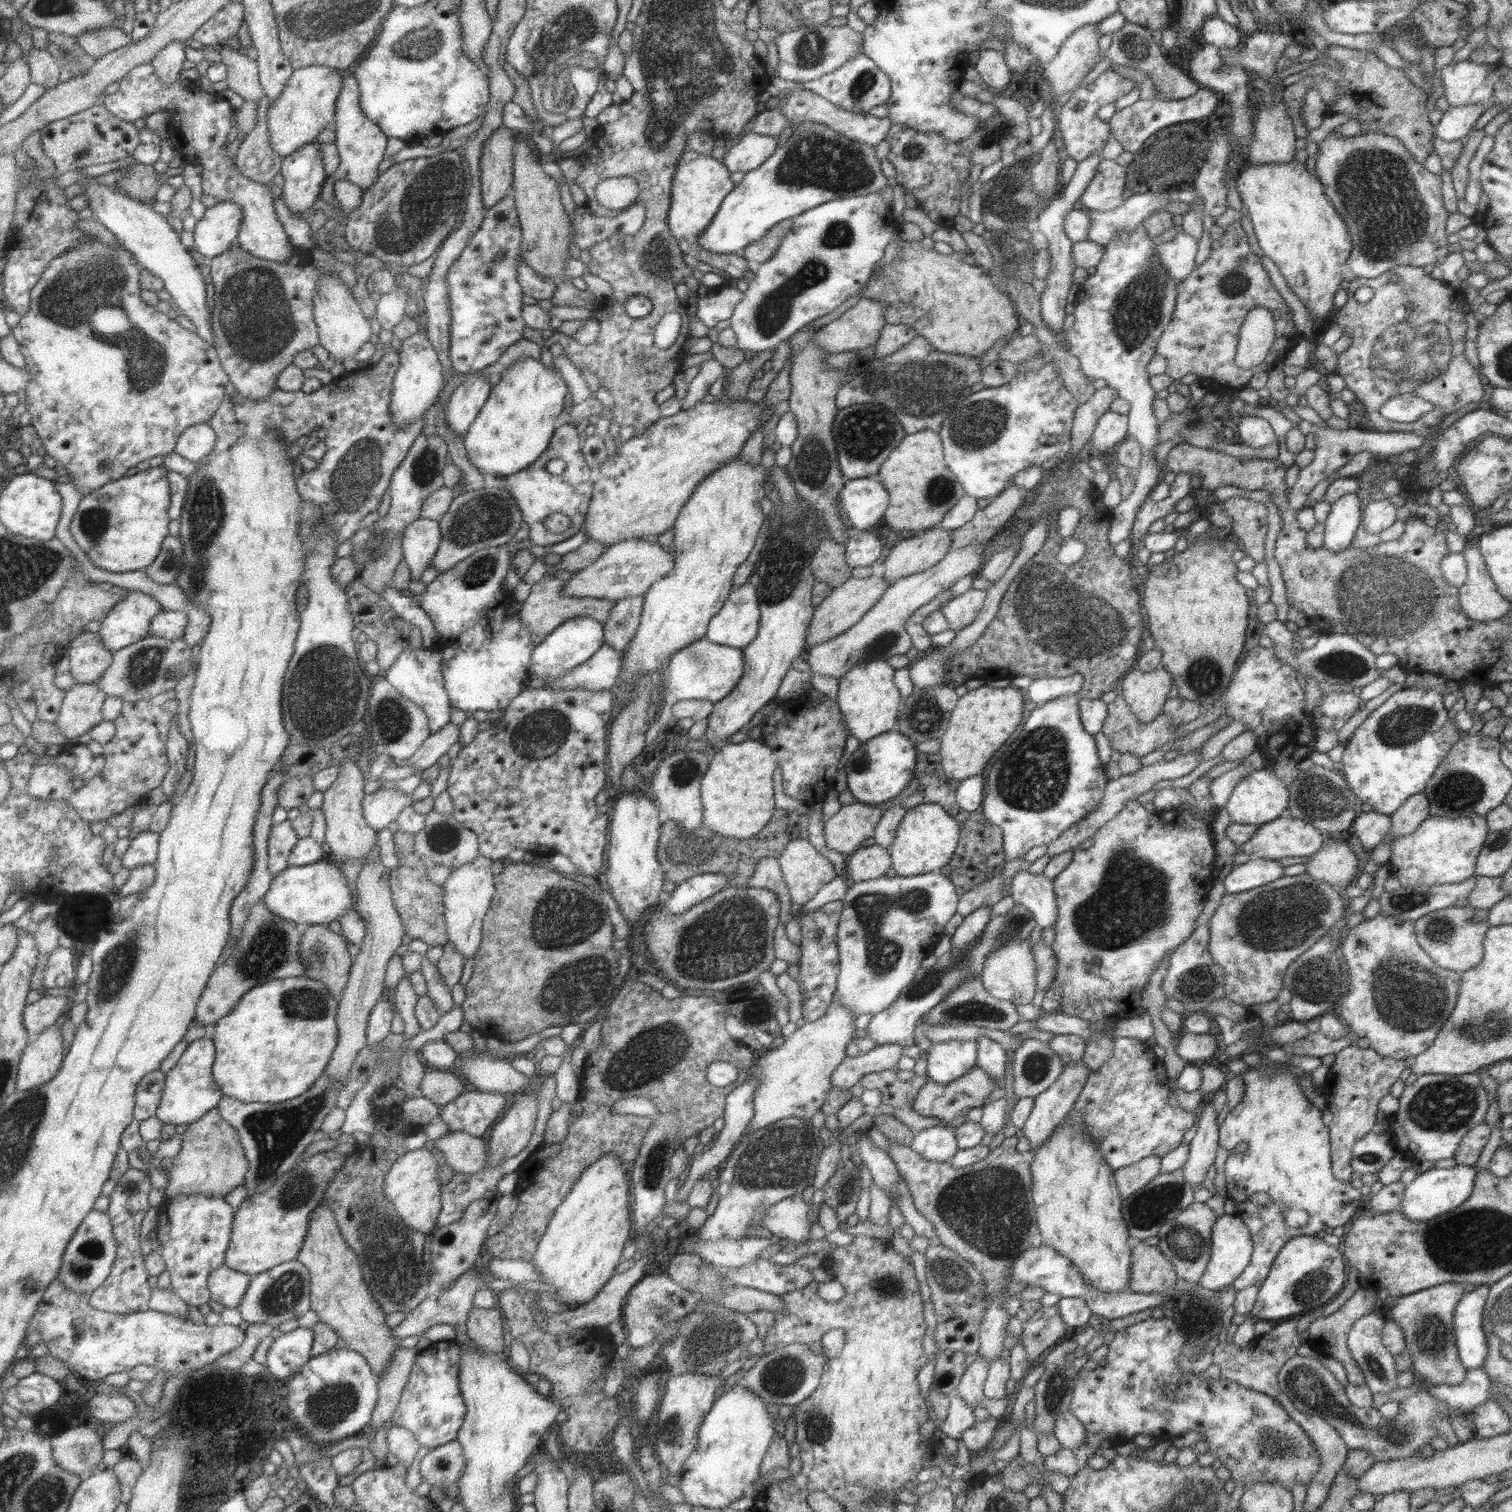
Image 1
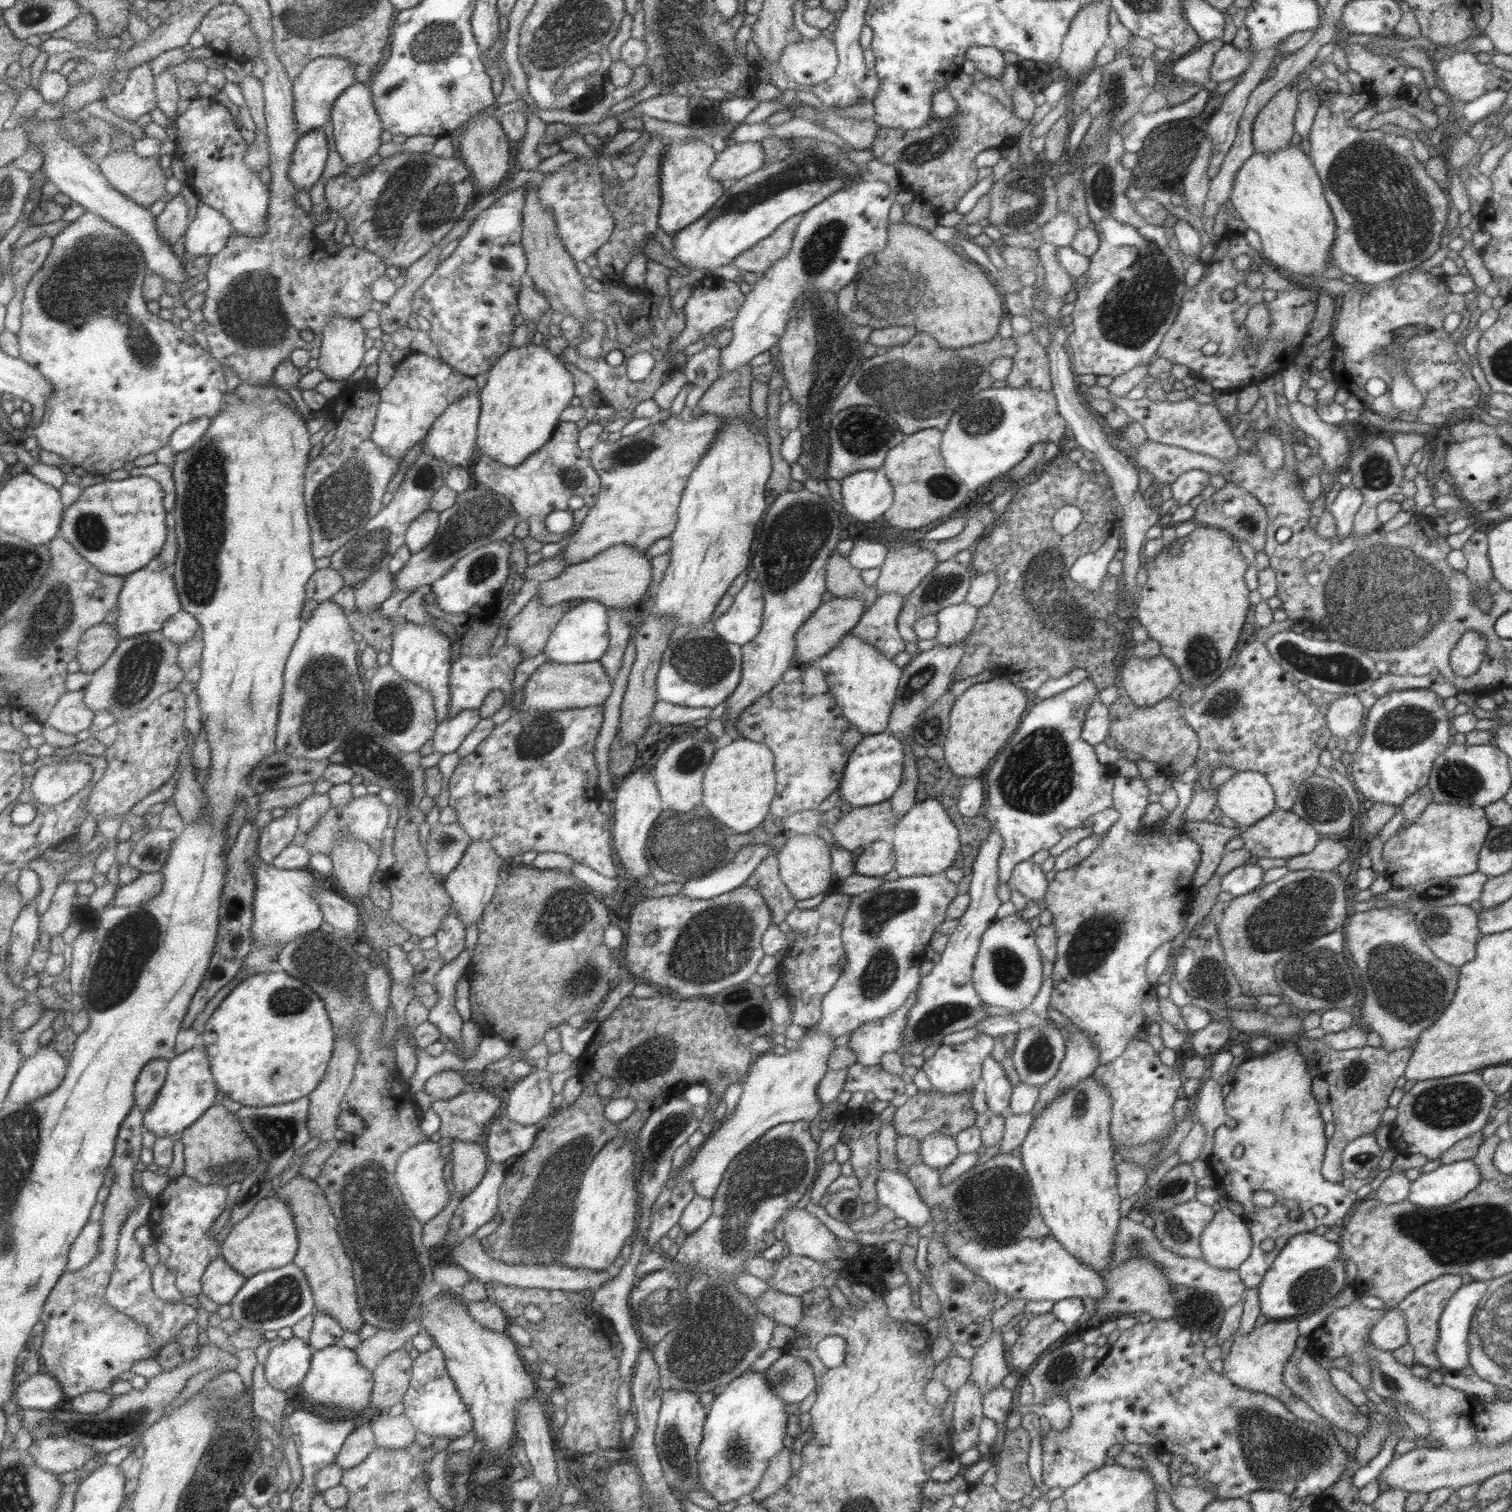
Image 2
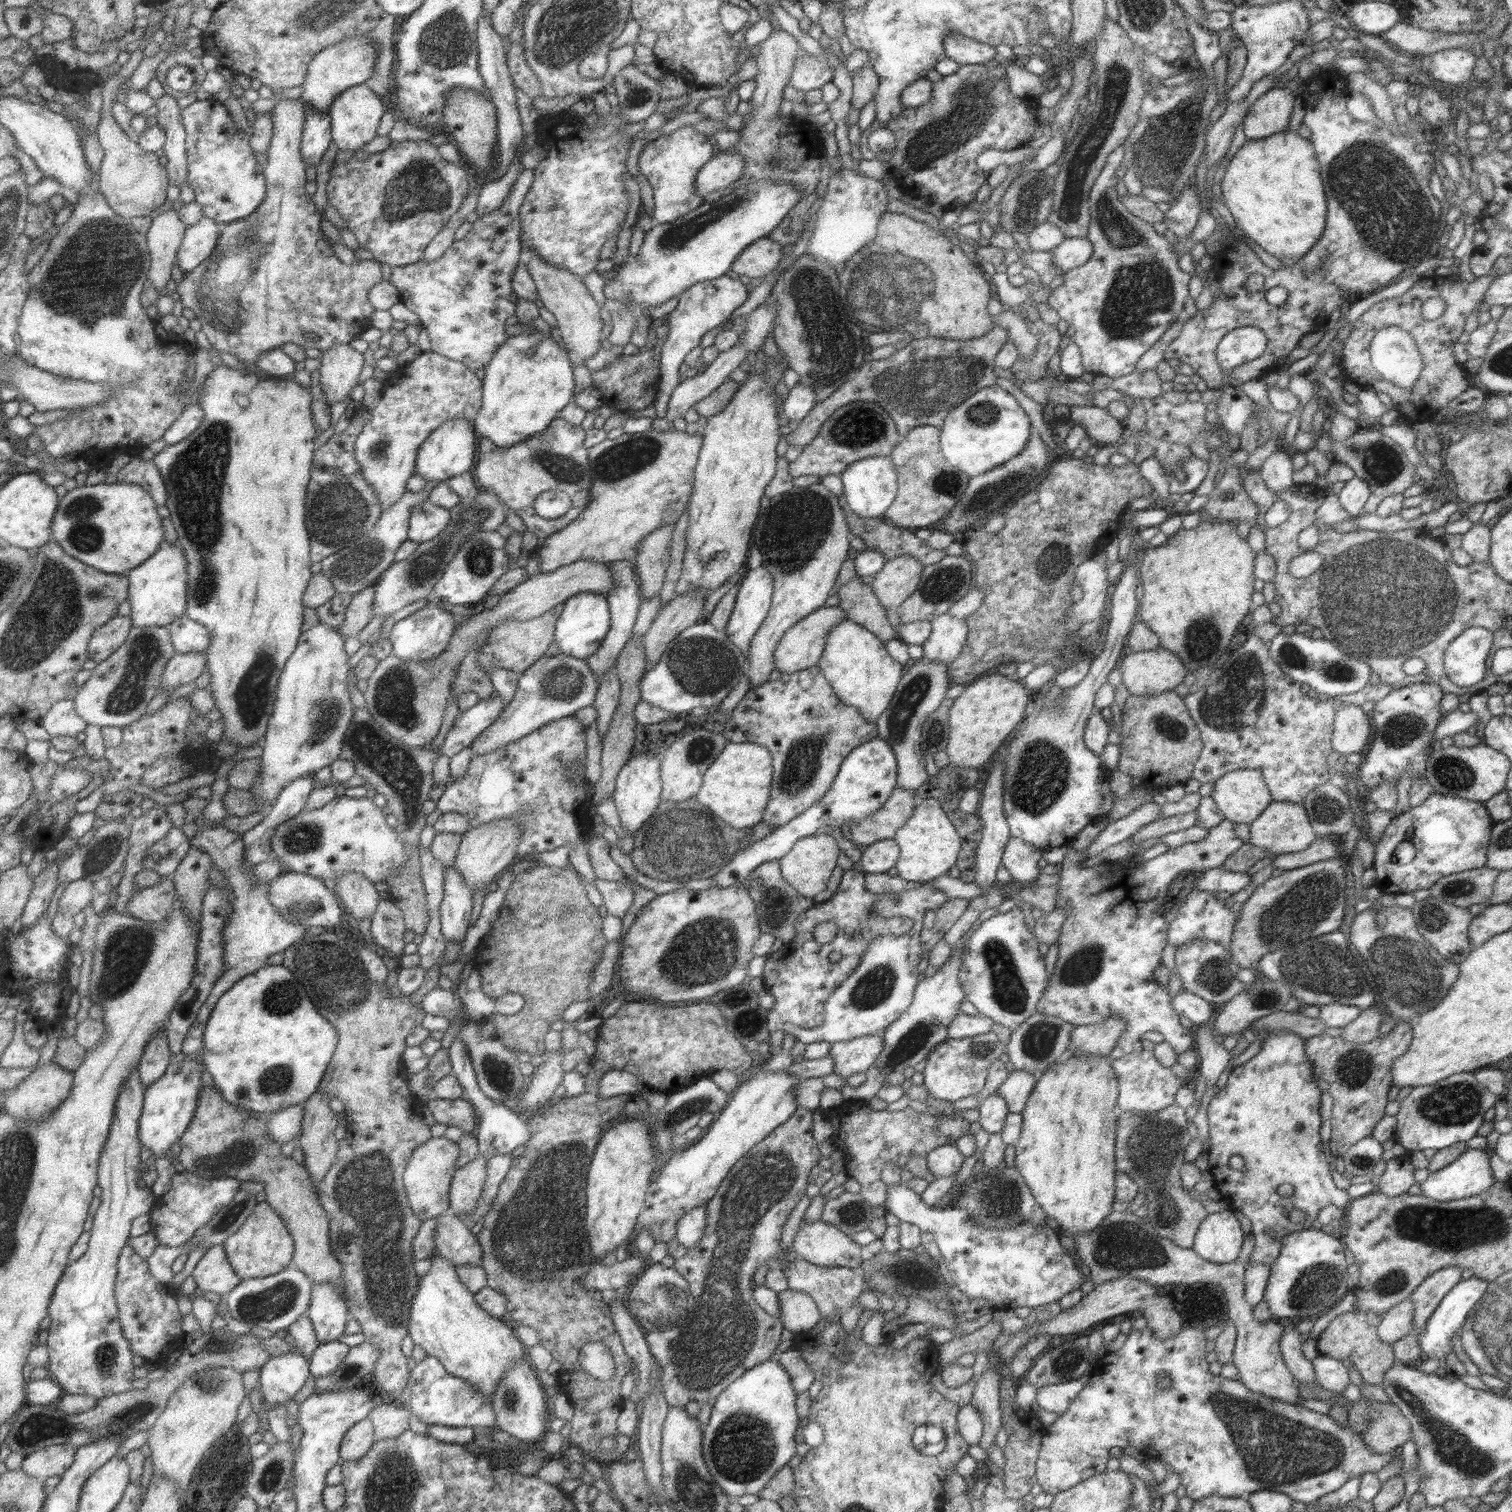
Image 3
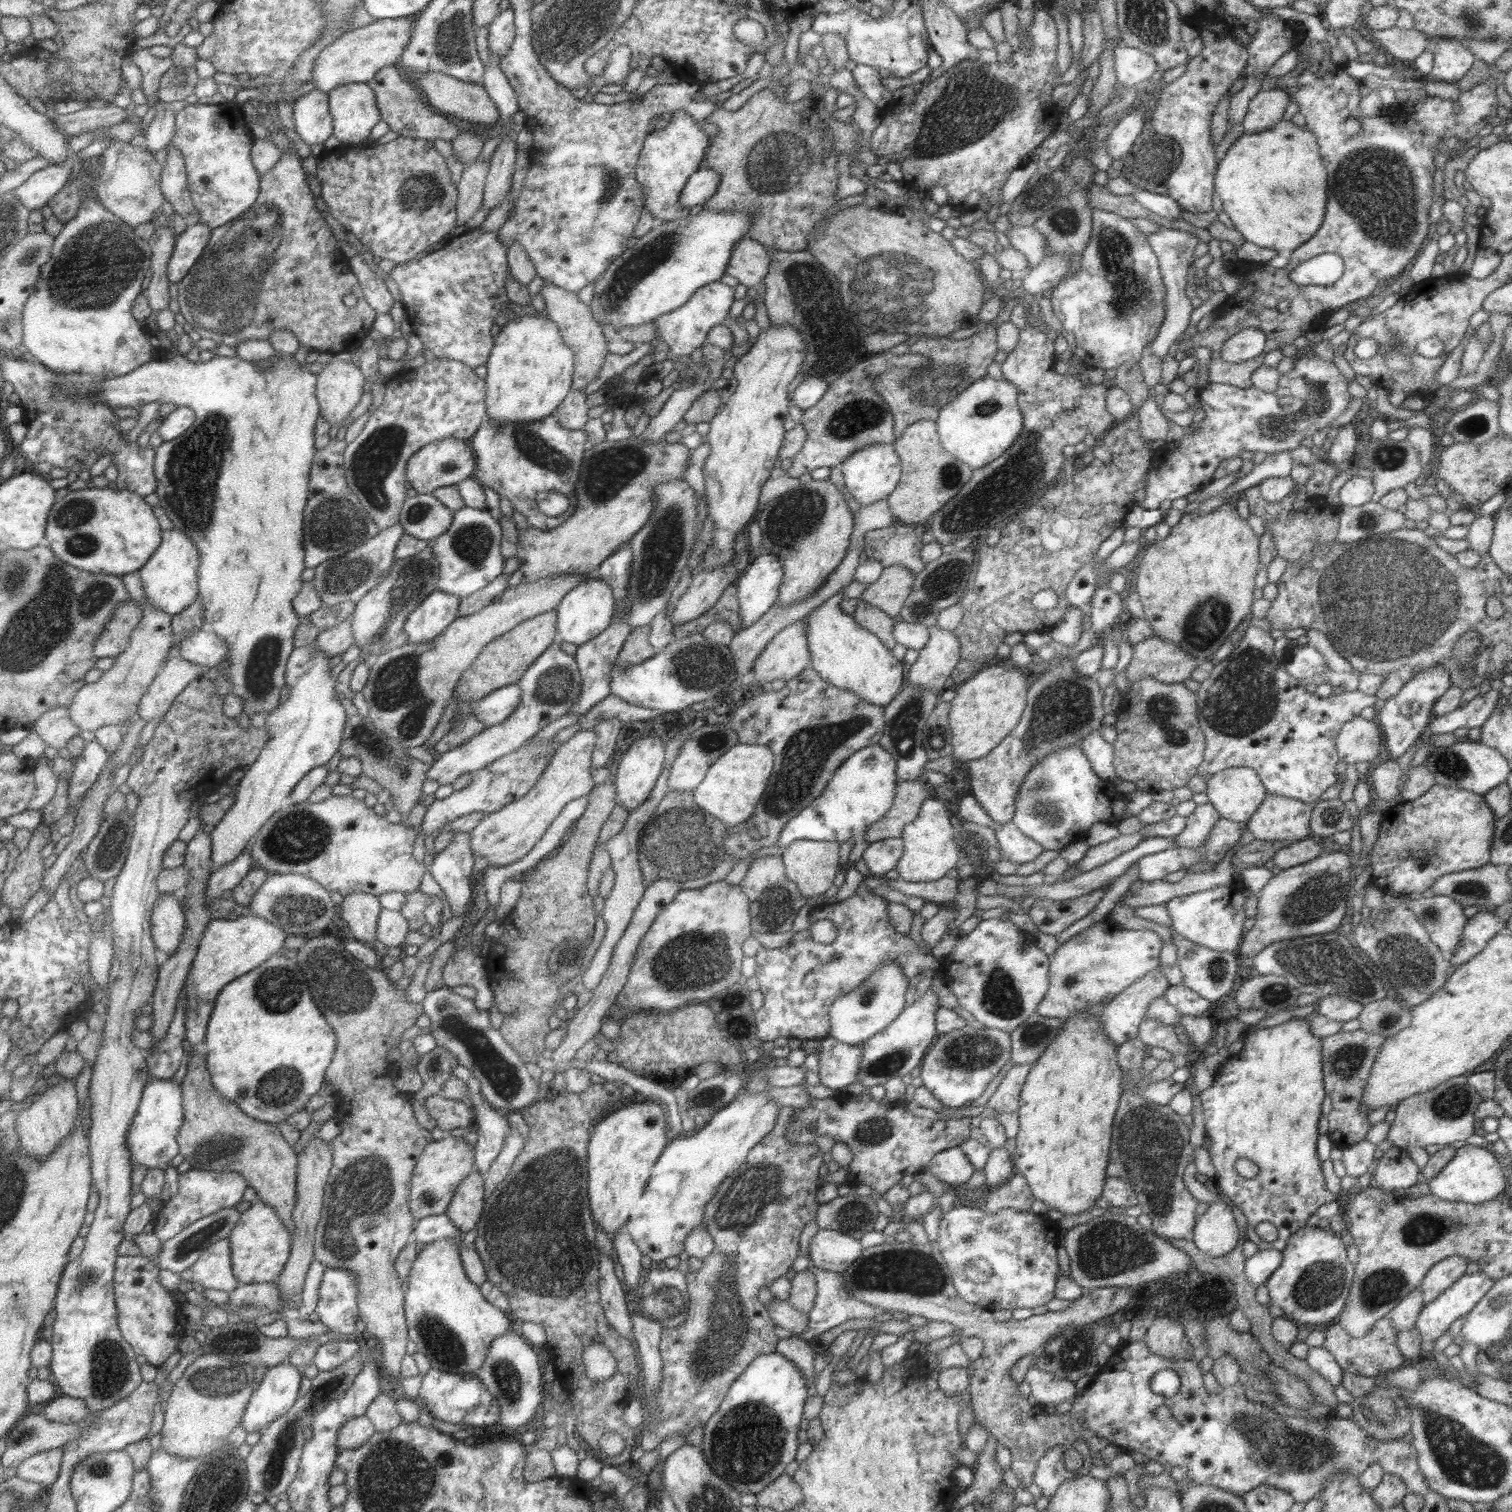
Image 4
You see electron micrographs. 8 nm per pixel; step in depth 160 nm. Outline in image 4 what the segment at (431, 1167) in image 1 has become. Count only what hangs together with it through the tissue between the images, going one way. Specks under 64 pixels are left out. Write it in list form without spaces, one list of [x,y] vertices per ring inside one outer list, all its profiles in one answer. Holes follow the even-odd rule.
[[[446,1133],[441,1140],[434,1141],[427,1146],[416,1164],[412,1178],[412,1193],[410,1209],[415,1218],[425,1218],[435,1214],[443,1214],[452,1202],[454,1193],[460,1182],[474,1170],[474,1146],[467,1146],[463,1137],[456,1137]]]

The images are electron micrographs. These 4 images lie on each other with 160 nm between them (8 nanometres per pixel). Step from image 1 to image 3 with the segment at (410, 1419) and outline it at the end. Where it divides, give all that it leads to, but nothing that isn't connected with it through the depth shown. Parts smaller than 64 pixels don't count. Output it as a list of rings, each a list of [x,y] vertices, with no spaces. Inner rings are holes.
[[[429,1354],[425,1360],[417,1362],[411,1371],[408,1382],[411,1389],[408,1407],[419,1421],[426,1425],[471,1427],[475,1430],[484,1426],[495,1427],[496,1413],[493,1410],[492,1401],[486,1399],[467,1379],[449,1374],[444,1369],[444,1365],[434,1356]]]

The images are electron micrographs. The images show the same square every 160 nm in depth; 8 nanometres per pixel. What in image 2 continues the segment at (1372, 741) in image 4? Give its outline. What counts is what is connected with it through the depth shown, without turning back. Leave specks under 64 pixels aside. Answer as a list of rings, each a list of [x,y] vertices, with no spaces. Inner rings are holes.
[[[1345,695],[1333,700],[1324,715],[1330,734],[1337,739],[1346,739],[1354,732],[1359,732],[1365,711],[1355,695]]]

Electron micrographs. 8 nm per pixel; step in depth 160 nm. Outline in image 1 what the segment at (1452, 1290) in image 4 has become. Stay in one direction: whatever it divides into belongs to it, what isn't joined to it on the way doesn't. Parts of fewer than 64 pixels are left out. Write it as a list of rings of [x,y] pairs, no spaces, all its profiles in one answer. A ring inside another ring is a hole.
[[[1481,1285],[1463,1293],[1452,1312],[1457,1358],[1465,1370],[1480,1367],[1487,1356],[1485,1317],[1482,1312],[1488,1290],[1487,1285]]]

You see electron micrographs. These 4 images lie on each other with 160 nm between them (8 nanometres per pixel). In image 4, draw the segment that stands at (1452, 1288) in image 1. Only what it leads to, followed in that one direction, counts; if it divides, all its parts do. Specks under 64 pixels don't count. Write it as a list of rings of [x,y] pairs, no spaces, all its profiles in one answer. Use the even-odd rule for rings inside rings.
[[[1453,1255],[1430,1266],[1419,1286],[1424,1304],[1432,1301],[1461,1278],[1468,1262],[1469,1260],[1462,1256]]]

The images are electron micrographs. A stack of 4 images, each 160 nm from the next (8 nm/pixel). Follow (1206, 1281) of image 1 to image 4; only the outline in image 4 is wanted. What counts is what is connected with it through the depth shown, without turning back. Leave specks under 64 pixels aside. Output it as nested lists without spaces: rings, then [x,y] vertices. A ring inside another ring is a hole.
[[[1213,1201],[1196,1218],[1190,1237],[1202,1253],[1218,1257],[1227,1254],[1237,1244],[1237,1230],[1231,1208],[1223,1201]]]

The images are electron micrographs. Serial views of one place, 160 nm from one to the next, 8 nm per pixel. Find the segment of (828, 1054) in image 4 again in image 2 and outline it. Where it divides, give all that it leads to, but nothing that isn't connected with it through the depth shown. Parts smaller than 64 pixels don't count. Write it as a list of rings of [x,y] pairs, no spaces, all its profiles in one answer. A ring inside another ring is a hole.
[[[911,992],[901,1008],[891,1015],[877,1021],[870,1021],[859,1026],[855,1031],[849,1033],[847,1049],[855,1055],[857,1063],[862,1066],[878,1065],[881,1055],[894,1052],[901,1044],[901,1030],[905,1026],[909,1008],[913,1006],[917,998],[917,992]]]

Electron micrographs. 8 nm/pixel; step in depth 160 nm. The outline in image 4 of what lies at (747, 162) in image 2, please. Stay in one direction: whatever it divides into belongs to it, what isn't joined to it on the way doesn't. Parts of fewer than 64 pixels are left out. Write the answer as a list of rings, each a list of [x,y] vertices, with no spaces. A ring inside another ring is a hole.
[[[699,168],[688,180],[678,196],[678,203],[684,208],[702,205],[719,186],[719,175],[709,168]]]

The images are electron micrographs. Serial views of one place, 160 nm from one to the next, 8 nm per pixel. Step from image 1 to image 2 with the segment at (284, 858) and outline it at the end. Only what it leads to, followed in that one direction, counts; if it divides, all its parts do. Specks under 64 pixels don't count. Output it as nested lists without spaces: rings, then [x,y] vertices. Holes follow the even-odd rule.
[[[291,806],[281,817],[277,817],[260,829],[258,856],[265,862],[272,862],[293,843],[295,834],[300,832],[300,806]]]

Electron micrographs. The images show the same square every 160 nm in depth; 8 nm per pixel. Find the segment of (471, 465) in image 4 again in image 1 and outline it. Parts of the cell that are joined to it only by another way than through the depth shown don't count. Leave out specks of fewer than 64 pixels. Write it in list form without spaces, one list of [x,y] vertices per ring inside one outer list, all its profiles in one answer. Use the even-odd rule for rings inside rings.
[[[480,371],[472,373],[458,387],[453,389],[444,406],[446,427],[453,434],[463,437],[474,418],[480,414],[484,402],[488,400],[492,386]]]

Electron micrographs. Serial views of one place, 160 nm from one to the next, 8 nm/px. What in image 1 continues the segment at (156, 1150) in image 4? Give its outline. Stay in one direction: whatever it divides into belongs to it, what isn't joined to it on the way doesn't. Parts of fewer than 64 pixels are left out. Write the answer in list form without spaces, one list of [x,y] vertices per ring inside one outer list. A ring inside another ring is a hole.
[[[210,1034],[189,1044],[177,1066],[166,1074],[166,1087],[157,1114],[164,1124],[190,1125],[201,1120],[210,1110],[218,1108],[225,1094],[214,1076],[215,1062],[216,1044]]]

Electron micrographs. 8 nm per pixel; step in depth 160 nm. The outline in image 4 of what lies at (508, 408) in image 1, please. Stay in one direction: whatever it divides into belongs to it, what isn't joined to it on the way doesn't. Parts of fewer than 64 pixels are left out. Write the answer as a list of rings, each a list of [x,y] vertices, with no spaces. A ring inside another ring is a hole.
[[[543,312],[539,316],[523,314],[516,318],[509,316],[509,321],[501,326],[485,362],[486,376],[486,419],[497,424],[521,421],[534,421],[553,414],[557,405],[565,398],[572,385],[574,371],[574,356],[572,350],[563,342],[557,326],[545,317]]]

